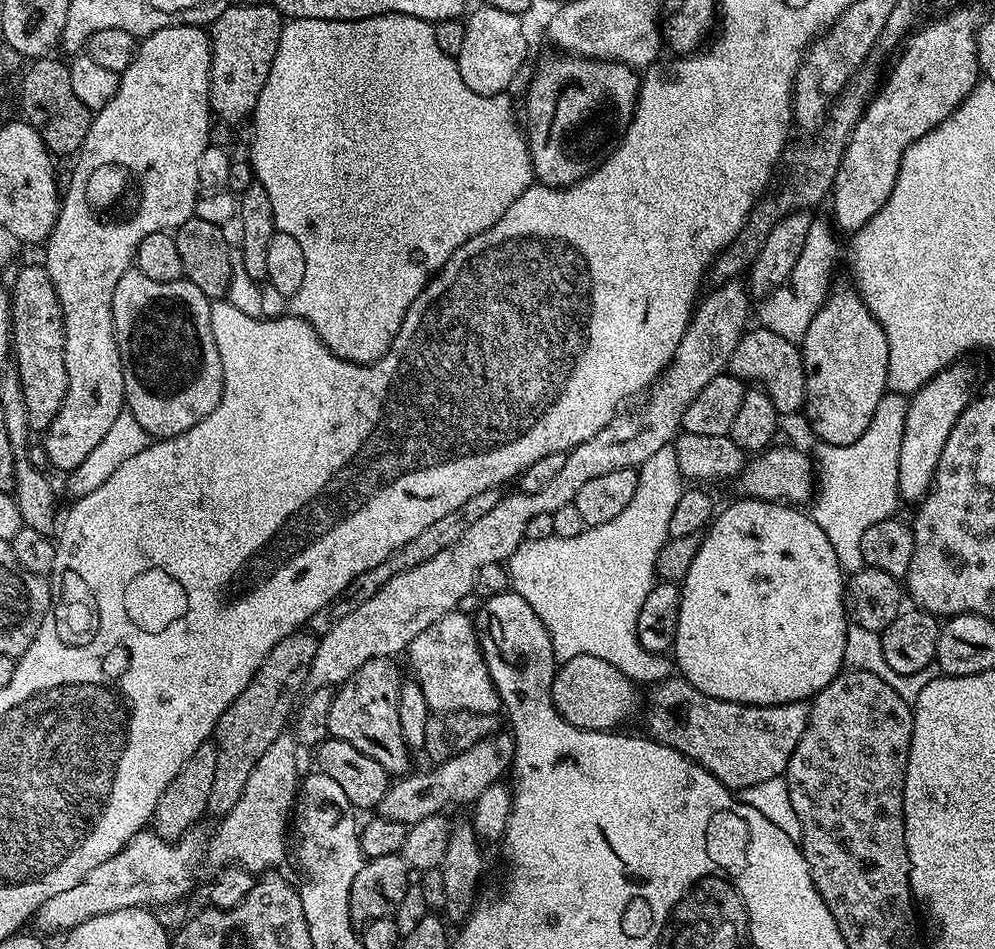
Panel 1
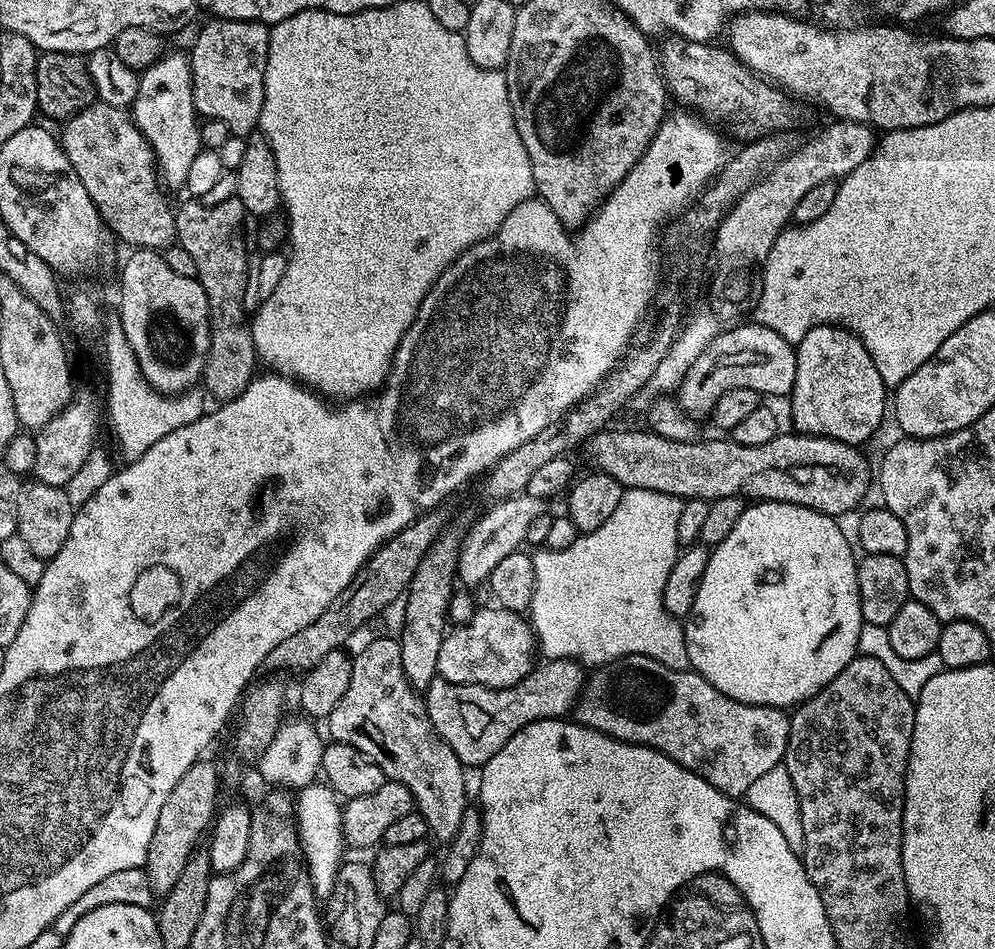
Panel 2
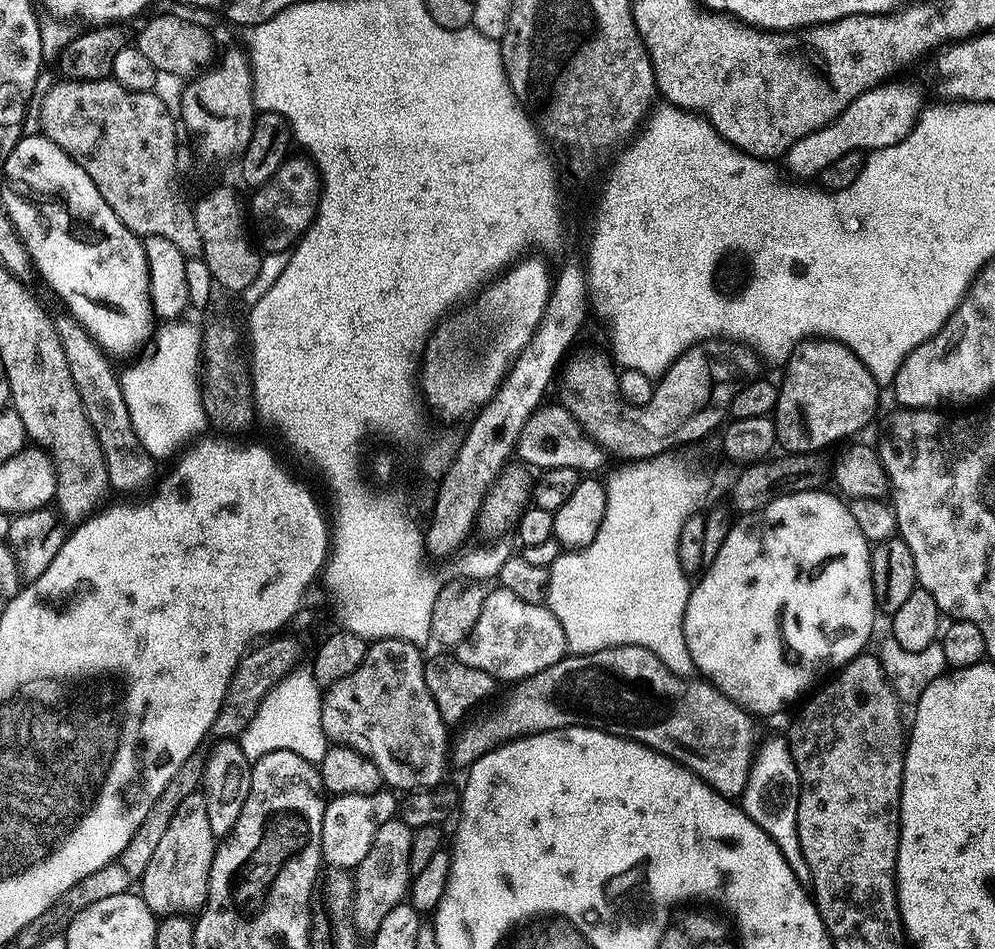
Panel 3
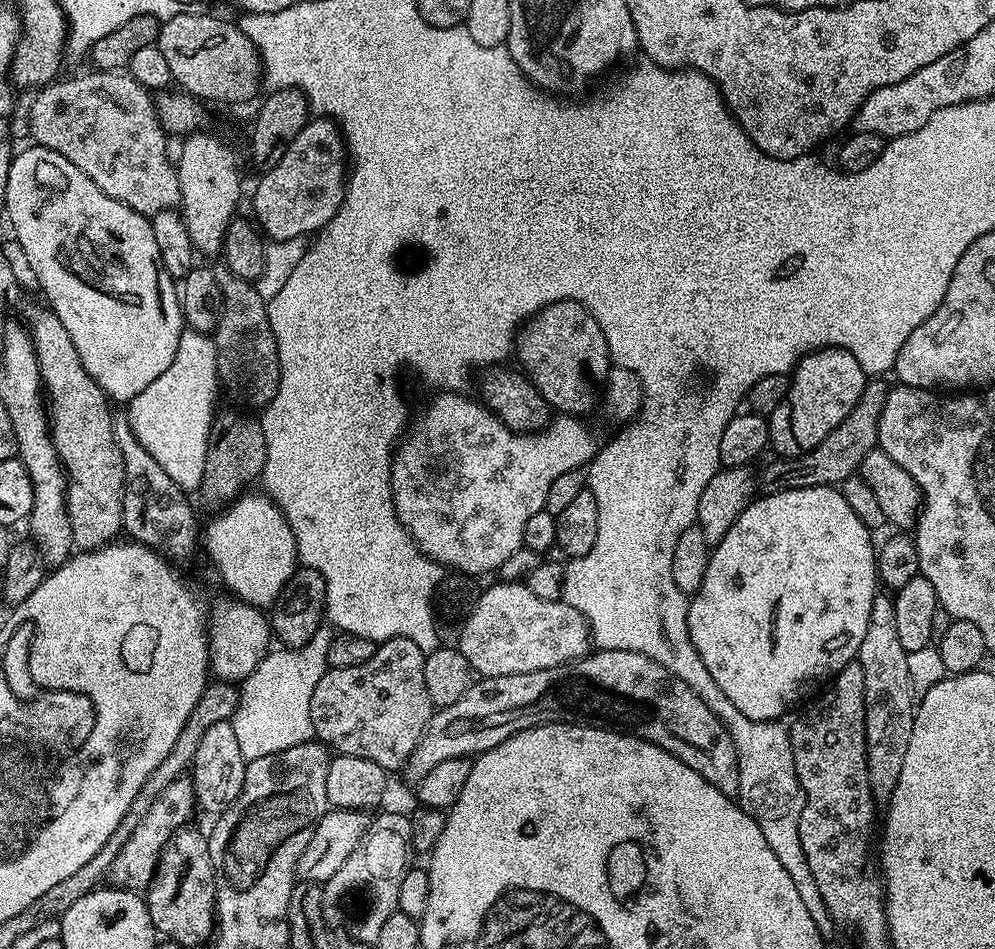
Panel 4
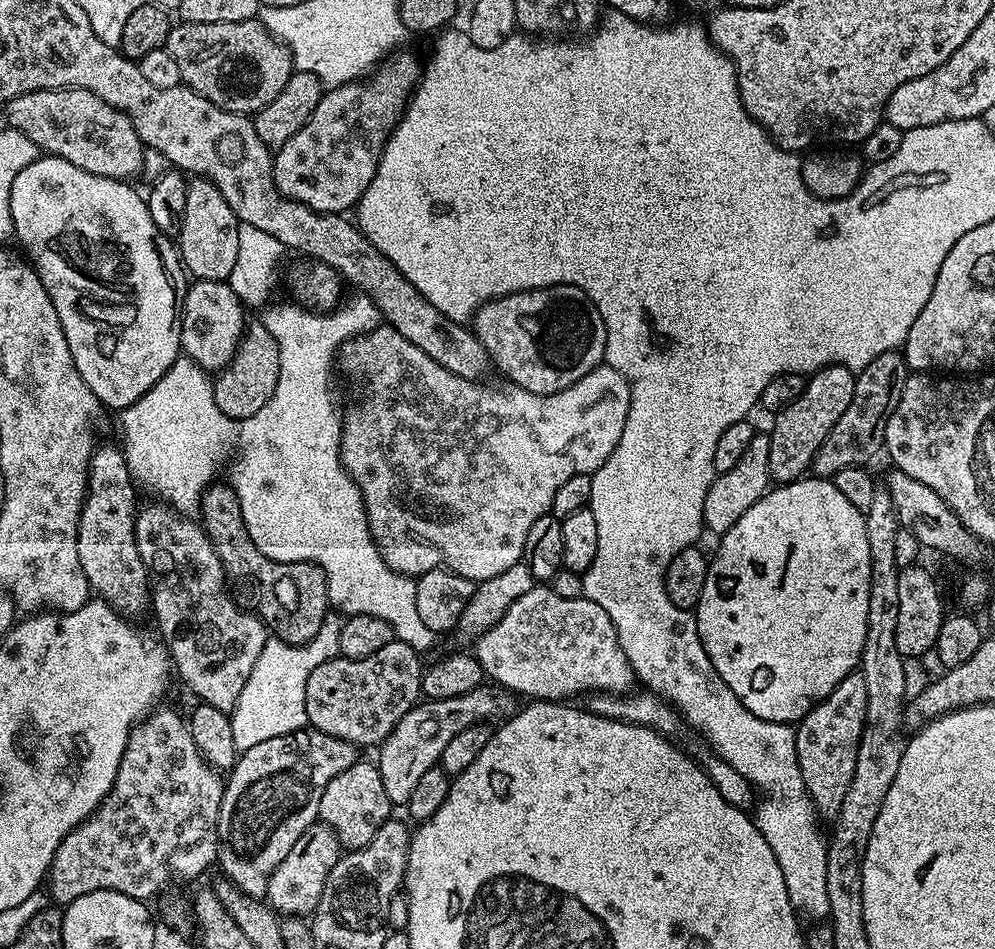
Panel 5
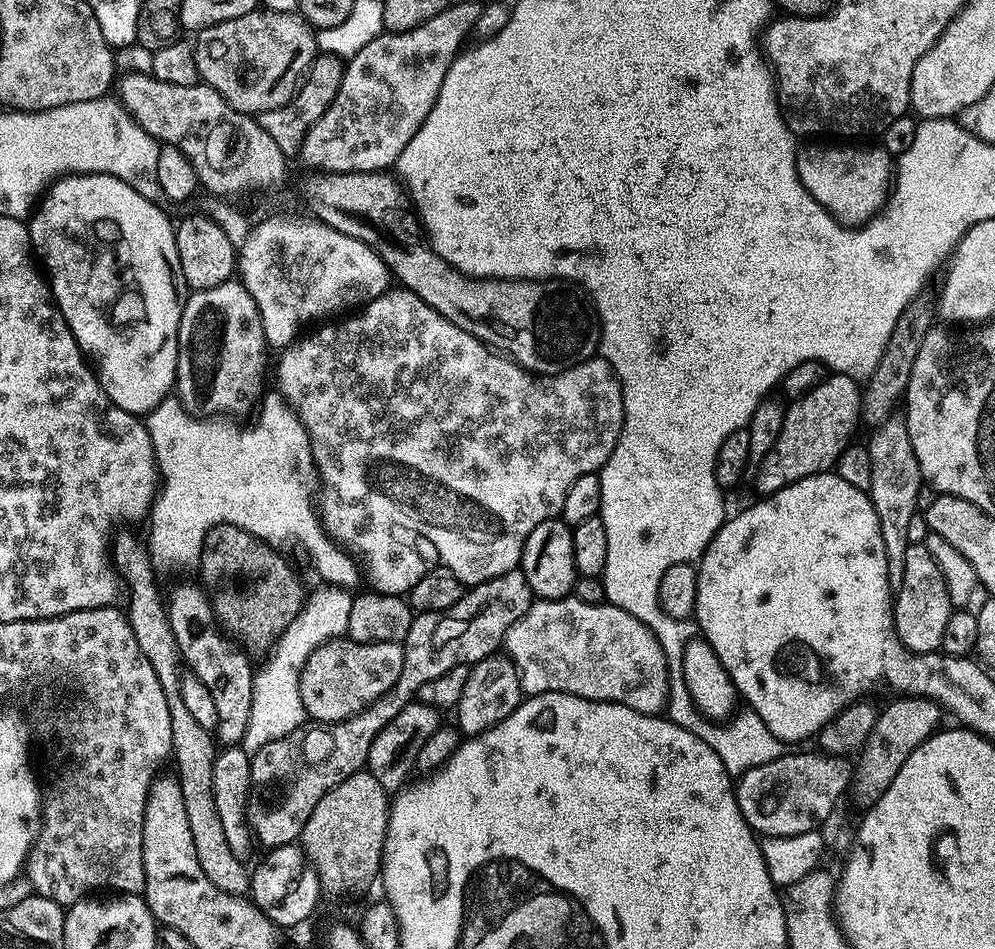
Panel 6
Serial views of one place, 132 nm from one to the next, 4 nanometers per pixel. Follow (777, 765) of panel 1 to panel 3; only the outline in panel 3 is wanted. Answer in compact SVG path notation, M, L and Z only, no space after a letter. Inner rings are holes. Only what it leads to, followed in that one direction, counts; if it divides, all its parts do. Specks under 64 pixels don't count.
M623 644L622 646L614 646L606 650L598 650L594 654L586 654L585 656L565 655L563 660L559 660L554 666L550 666L546 670L542 670L538 674L528 677L527 680L519 681L519 690L510 700L509 704L493 718L492 721L472 729L466 733L460 741L454 744L454 760L463 766L470 766L479 756L486 755L493 748L508 743L510 740L516 740L520 736L532 736L535 732L549 732L550 730L558 730L559 728L597 728L603 732L609 732L612 736L625 736L628 740L636 740L640 744L645 744L647 748L653 748L655 752L666 754L672 760L678 761L681 766L688 768L697 776L702 778L706 783L714 789L718 794L729 798L743 797L746 786L748 785L748 775L752 769L752 762L756 759L758 751L758 739L756 740L756 724L753 713L748 712L745 708L739 708L730 698L726 698L726 694L722 694L709 684L703 678L689 678L674 674L664 663L657 658L653 652L646 650L642 646L630 646Z

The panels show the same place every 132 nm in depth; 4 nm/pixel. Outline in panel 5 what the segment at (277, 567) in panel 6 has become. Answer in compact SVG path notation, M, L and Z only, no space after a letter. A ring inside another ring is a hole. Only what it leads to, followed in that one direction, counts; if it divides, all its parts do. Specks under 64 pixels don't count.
M216 482L204 489L199 515L204 516L204 532L216 547L218 558L224 563L224 579L236 603L247 612L253 612L268 627L269 633L282 642L310 642L330 608L328 583L323 570L310 562L274 562L266 558L266 554L254 546L242 518L238 494L234 494L231 484L227 482Z

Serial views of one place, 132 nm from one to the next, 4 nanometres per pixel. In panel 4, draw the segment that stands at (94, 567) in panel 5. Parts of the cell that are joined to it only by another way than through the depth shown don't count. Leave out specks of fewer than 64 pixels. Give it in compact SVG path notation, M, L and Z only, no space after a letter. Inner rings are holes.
M28 308L24 312L28 335L38 358L40 367L40 382L50 403L46 411L50 421L52 444L64 469L66 480L66 510L72 531L72 543L77 549L91 550L102 548L113 543L116 535L121 535L124 527L122 518L122 494L124 493L124 455L118 450L118 442L114 442L112 425L114 415L108 410L109 401L94 378L82 366L82 358L78 358L78 350L74 350L74 342L70 342L70 334L66 334L66 326L58 322L51 308Z

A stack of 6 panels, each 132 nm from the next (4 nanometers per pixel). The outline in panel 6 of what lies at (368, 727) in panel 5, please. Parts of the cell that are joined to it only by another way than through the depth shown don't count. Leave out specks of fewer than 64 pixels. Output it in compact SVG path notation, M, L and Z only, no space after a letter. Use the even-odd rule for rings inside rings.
M347 638L330 640L310 654L301 672L302 706L313 721L321 724L337 724L350 718L369 708L396 685L398 674L402 674L403 657L403 643L359 644Z

